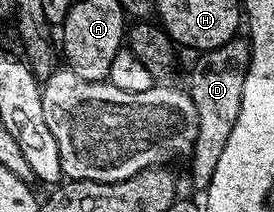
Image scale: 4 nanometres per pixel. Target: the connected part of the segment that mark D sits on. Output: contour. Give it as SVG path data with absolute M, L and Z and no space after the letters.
M236 38L202 53L198 59L191 72L189 85L191 101L197 110L197 134L189 153L189 161L191 184L203 190L213 178L213 170L217 170L217 158L221 158L221 150L225 150L225 142L229 142L233 122L237 122L237 114L241 110L241 94L251 61L251 45L246 39Z

